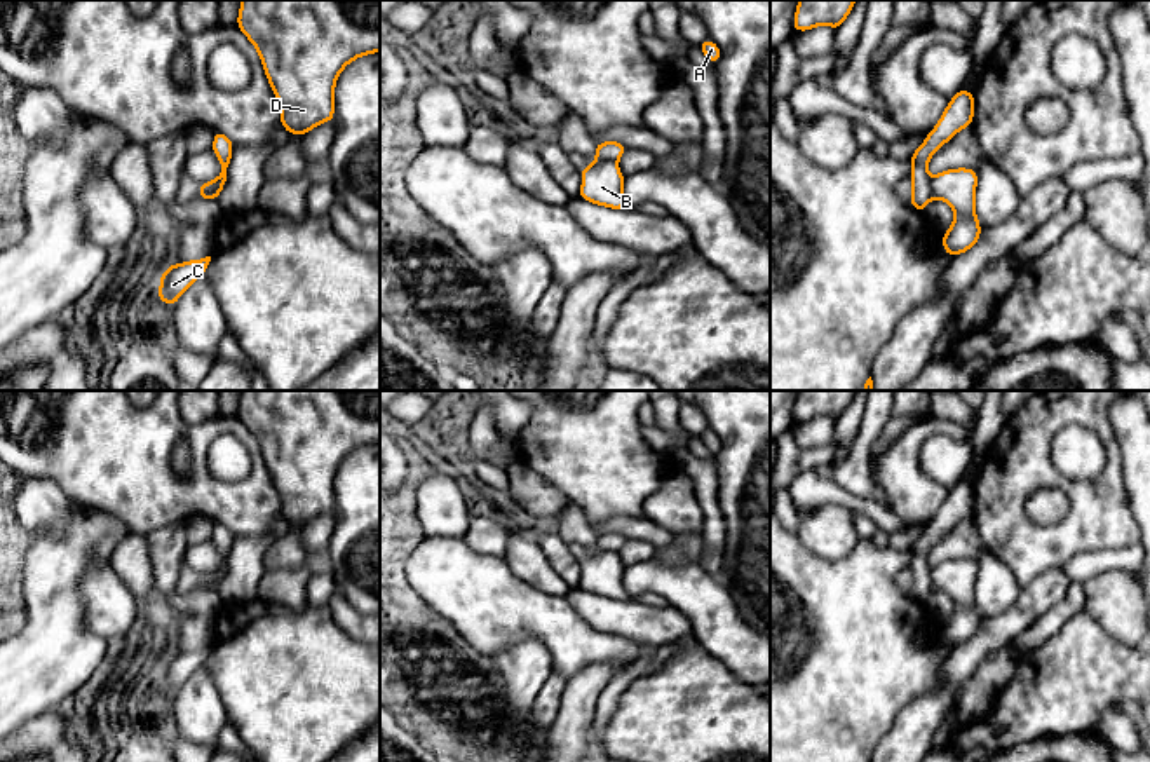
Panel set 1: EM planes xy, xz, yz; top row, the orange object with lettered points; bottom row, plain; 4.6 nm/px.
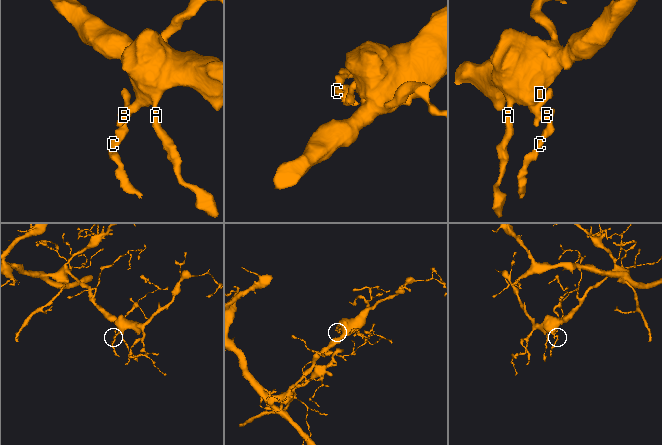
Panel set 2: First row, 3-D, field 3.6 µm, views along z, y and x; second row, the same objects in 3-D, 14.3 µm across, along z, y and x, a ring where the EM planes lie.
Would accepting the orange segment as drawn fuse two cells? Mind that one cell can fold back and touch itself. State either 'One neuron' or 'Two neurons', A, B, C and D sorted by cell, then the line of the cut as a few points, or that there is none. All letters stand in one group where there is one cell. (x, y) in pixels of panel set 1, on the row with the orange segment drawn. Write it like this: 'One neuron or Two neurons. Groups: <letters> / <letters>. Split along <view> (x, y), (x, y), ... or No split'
Two neurons. Groups: A D / B C. Split along xy (220, 182), (199, 196)

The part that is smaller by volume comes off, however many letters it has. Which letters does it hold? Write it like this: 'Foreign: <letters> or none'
Foreign: B, C

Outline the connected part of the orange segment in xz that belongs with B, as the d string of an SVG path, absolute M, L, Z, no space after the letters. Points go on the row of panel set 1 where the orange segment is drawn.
M601 160L589 164L580 171L582 188L578 197L606 206L610 209L629 209L624 197L624 174L619 171L617 162Z

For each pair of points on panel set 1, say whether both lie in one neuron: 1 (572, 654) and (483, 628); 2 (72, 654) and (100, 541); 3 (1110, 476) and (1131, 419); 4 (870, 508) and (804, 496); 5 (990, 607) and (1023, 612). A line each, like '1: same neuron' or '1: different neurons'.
1: same neuron
2: same neuron
3: different neurons
4: same neuron
5: different neurons

